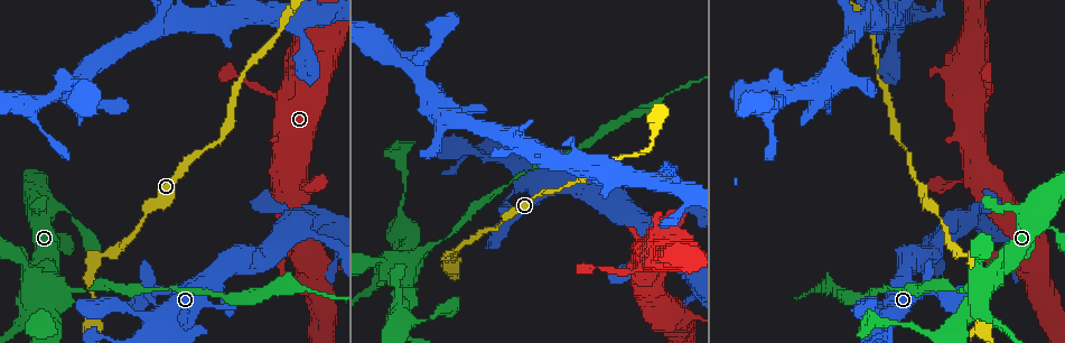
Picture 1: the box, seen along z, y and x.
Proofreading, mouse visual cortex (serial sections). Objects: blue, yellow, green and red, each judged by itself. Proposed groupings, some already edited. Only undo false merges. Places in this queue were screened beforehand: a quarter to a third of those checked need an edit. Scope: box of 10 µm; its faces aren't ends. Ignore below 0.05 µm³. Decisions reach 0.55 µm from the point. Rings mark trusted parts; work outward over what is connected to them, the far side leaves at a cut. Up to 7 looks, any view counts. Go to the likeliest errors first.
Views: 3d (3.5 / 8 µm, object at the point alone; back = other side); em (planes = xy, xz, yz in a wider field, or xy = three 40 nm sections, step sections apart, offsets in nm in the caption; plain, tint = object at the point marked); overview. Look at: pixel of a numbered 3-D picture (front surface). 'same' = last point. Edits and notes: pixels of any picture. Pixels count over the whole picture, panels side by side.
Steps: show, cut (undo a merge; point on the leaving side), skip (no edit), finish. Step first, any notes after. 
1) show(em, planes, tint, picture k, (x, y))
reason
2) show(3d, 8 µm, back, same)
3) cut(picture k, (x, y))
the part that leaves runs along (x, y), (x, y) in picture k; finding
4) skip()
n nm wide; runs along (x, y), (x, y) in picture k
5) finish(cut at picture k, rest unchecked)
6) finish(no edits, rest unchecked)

show(em, xy, step 3, tint, picture 1, (983, 282))
sharp bend

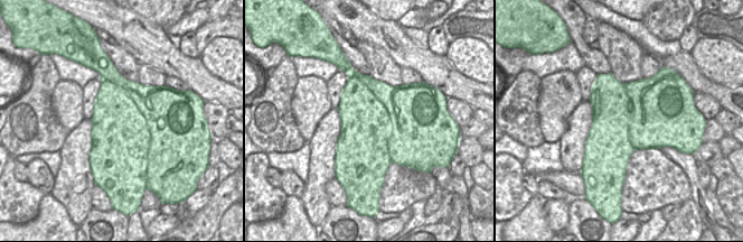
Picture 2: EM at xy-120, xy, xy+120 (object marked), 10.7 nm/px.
show(3d, 3.5 µm, same)

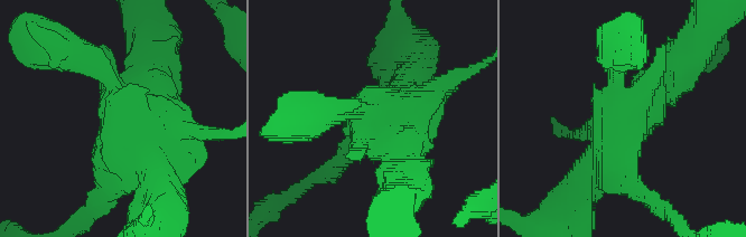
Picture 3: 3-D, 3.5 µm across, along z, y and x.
cut(picture 3, (106, 132))
two cells meet here

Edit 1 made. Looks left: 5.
show(overview)

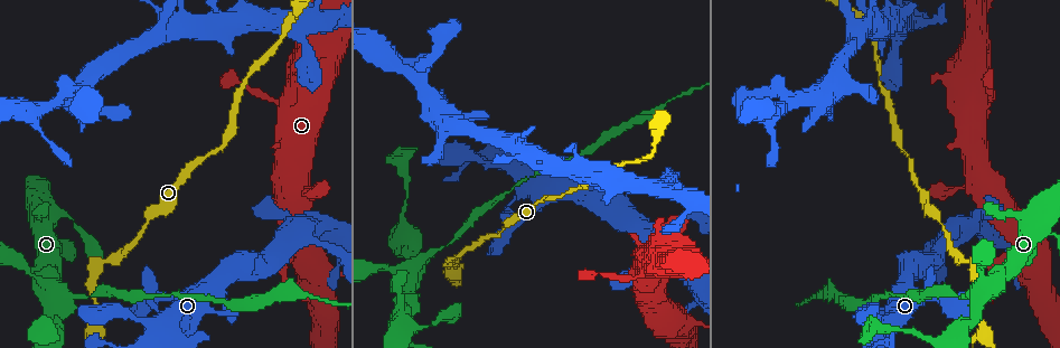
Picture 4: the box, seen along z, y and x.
show(em, xy, step 2, tint, picture 4, (450, 244))

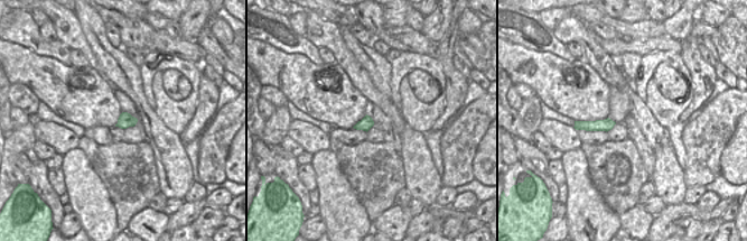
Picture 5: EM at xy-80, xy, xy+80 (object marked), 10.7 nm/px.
show(3d, 3.5 µm, same)
see where the arms go

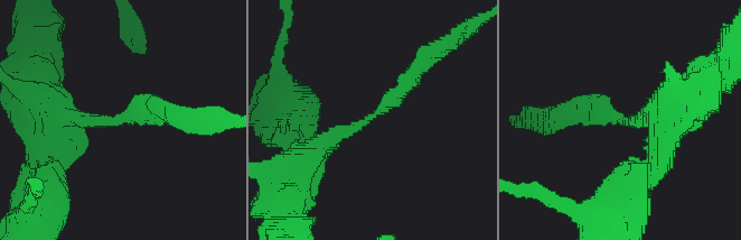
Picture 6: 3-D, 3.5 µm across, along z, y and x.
cut(picture 6, (607, 114))
a second cell is stuck on

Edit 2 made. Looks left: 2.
finish(cut at picture 3, cut at picture 6, rest unchecked)

